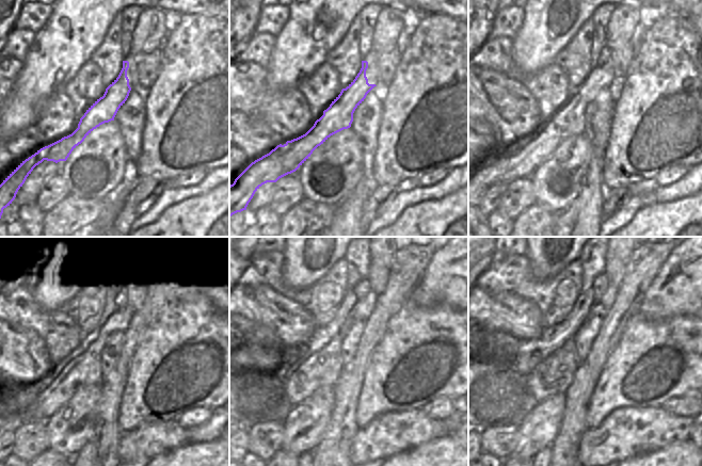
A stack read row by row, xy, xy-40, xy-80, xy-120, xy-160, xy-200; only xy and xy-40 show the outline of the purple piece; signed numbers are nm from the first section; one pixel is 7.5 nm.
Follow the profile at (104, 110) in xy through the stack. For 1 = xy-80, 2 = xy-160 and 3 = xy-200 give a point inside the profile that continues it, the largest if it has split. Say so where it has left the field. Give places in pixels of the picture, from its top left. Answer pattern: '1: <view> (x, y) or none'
1: xy-80 (509, 166)
2: xy-160 (322, 369)
3: xy-200 (555, 374)

